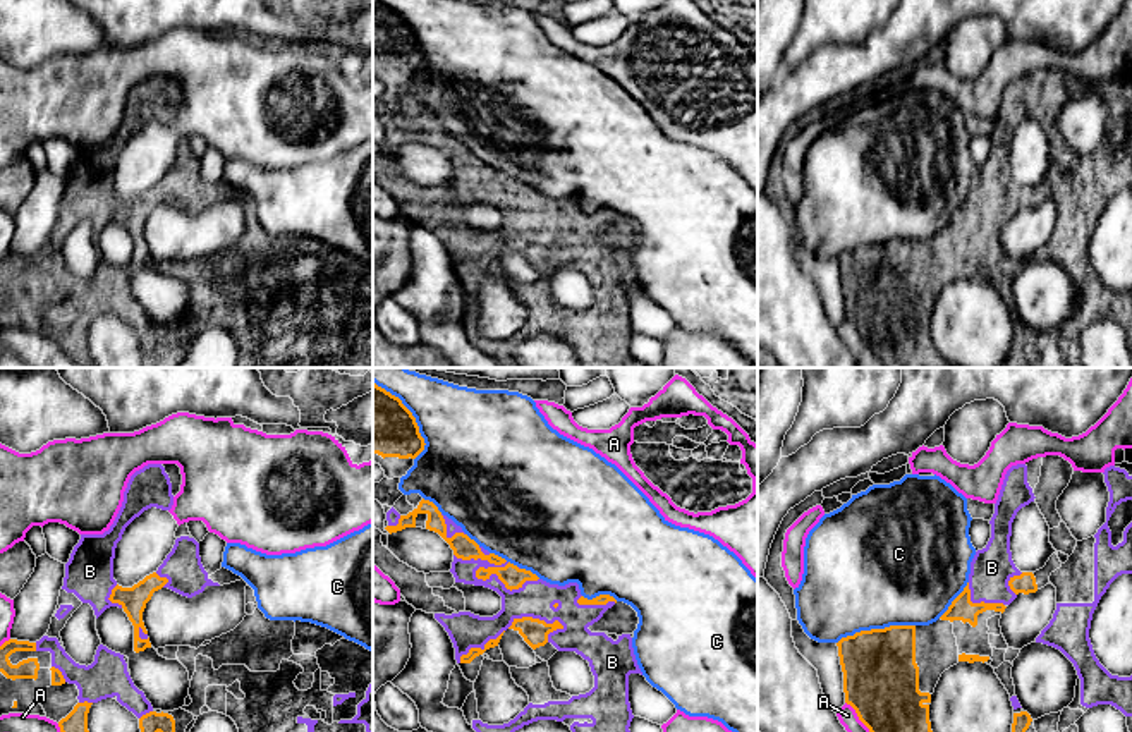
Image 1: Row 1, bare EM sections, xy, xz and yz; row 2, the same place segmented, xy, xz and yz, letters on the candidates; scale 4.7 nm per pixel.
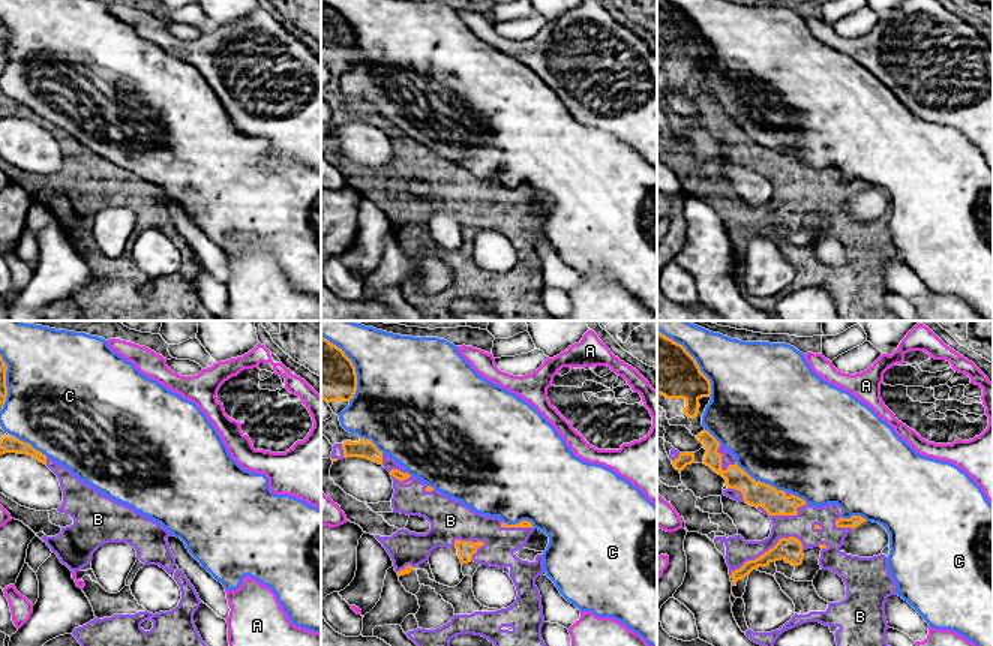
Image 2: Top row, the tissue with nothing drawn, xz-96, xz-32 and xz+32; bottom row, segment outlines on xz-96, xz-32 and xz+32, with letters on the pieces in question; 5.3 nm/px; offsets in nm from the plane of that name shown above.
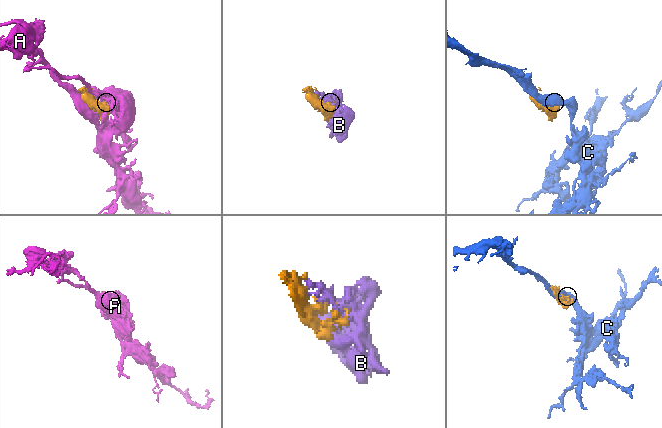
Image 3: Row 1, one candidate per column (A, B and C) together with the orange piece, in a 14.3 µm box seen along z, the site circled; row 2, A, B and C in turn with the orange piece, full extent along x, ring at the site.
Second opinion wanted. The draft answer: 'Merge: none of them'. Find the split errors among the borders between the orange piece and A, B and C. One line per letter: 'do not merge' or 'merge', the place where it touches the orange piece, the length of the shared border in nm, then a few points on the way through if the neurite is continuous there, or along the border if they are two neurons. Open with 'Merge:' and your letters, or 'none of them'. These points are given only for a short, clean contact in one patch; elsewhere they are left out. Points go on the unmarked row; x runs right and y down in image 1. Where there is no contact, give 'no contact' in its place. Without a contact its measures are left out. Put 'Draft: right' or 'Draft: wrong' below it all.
Merge: B
A: do not merge | yz (866, 341) | 300 nm
B: merge | xz (481, 193) | 420 nm
C: do not merge | xz (414, 33) | 400 nm
Draft: wrong

